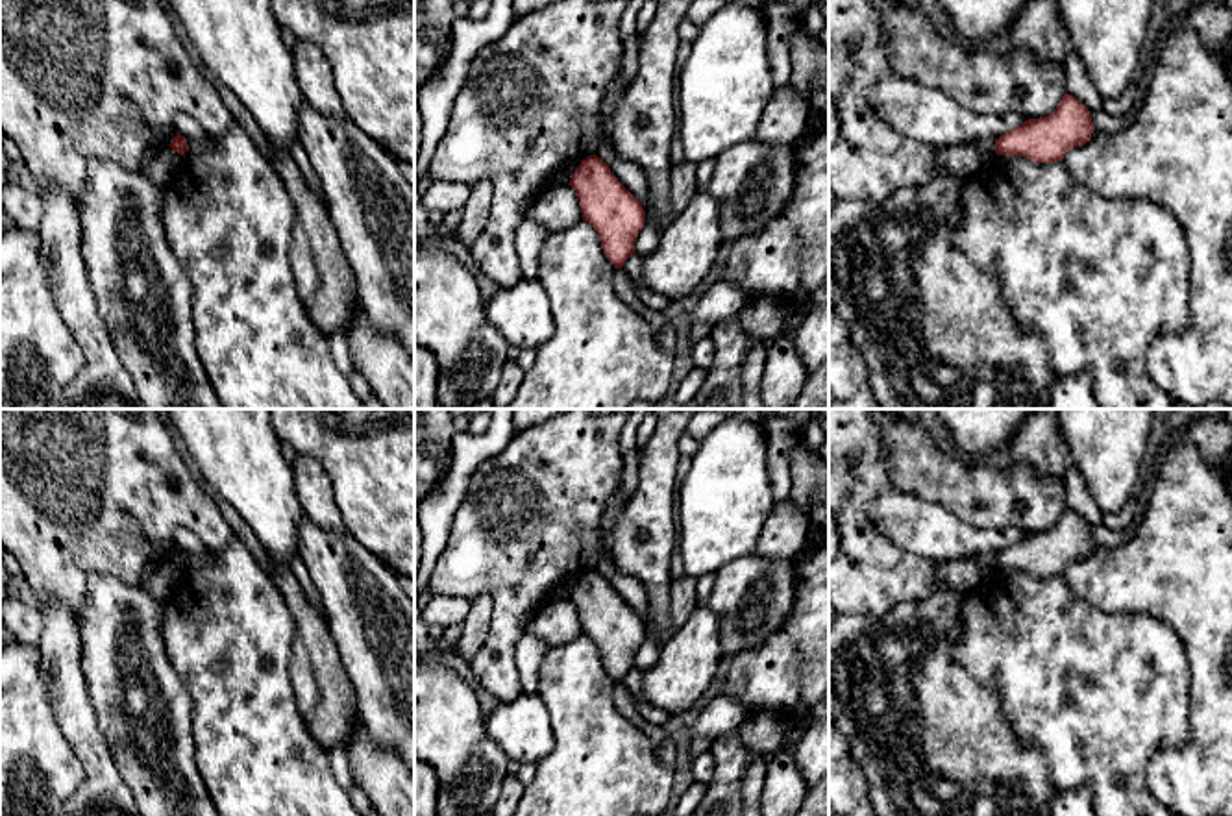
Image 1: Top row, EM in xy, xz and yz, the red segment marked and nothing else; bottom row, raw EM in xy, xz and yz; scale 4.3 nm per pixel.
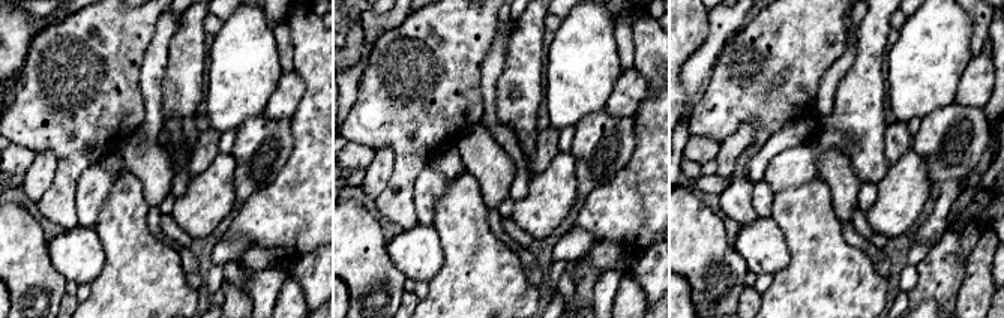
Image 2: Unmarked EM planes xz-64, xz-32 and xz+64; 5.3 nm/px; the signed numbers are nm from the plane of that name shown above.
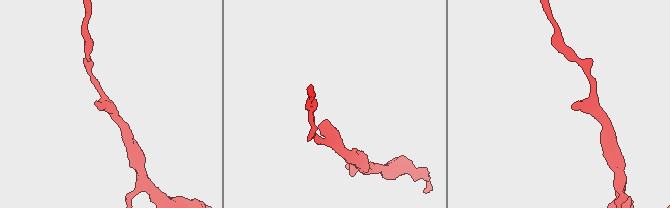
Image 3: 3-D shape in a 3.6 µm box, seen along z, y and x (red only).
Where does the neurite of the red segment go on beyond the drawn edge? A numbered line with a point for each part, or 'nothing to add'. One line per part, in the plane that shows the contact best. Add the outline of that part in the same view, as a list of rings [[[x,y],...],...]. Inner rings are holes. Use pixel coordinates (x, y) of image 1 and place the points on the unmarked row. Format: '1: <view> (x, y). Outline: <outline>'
nothing to add

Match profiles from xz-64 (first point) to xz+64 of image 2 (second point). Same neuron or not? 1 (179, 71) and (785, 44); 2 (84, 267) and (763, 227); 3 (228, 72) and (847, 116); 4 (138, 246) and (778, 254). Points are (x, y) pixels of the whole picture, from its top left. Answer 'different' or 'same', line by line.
1: different
2: same
3: different
4: different

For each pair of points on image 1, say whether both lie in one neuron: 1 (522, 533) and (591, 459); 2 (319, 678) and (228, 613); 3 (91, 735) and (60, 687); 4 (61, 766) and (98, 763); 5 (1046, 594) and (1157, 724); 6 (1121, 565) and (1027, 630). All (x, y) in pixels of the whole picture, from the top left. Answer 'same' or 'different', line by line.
1: same
2: different
3: same
4: different
5: same
6: different

